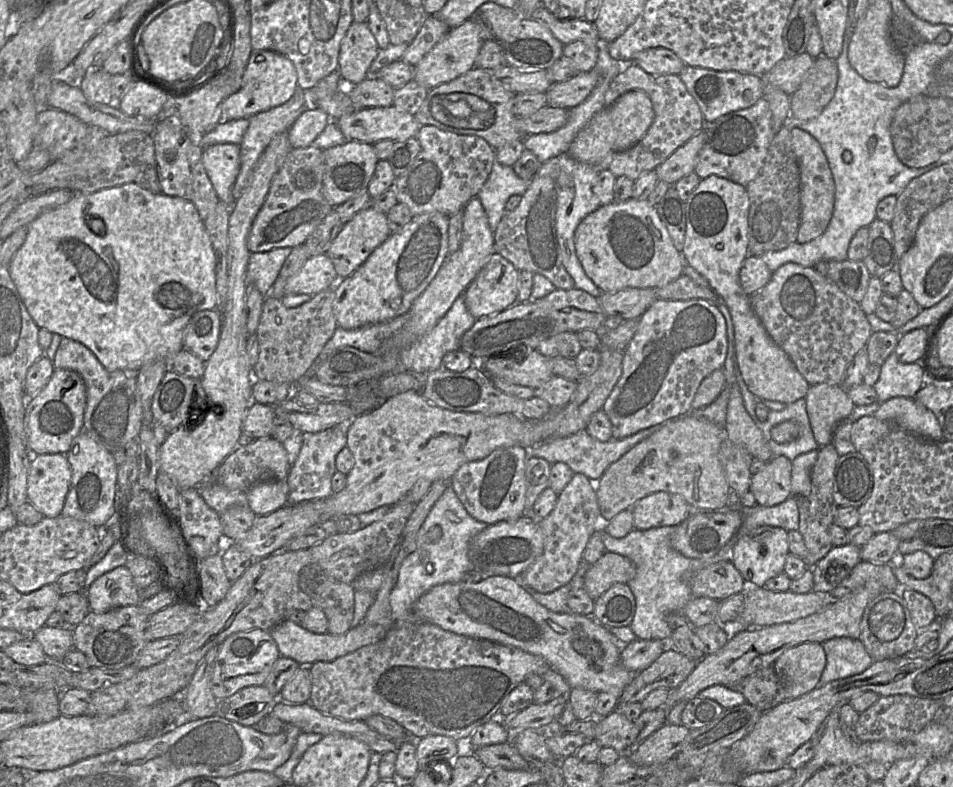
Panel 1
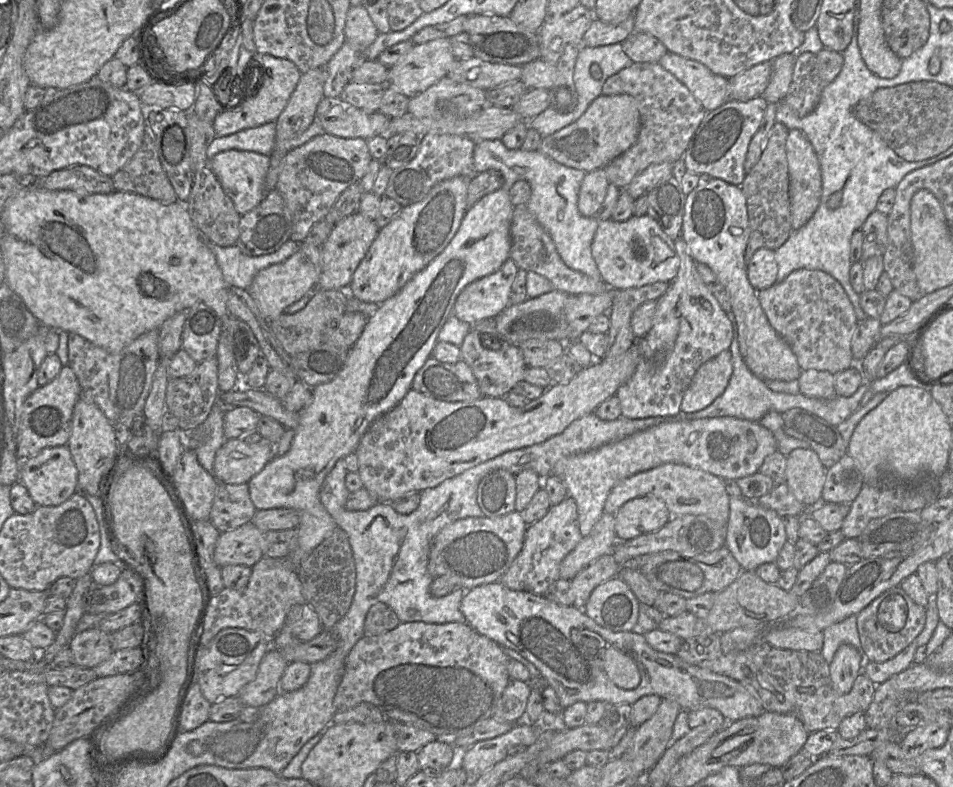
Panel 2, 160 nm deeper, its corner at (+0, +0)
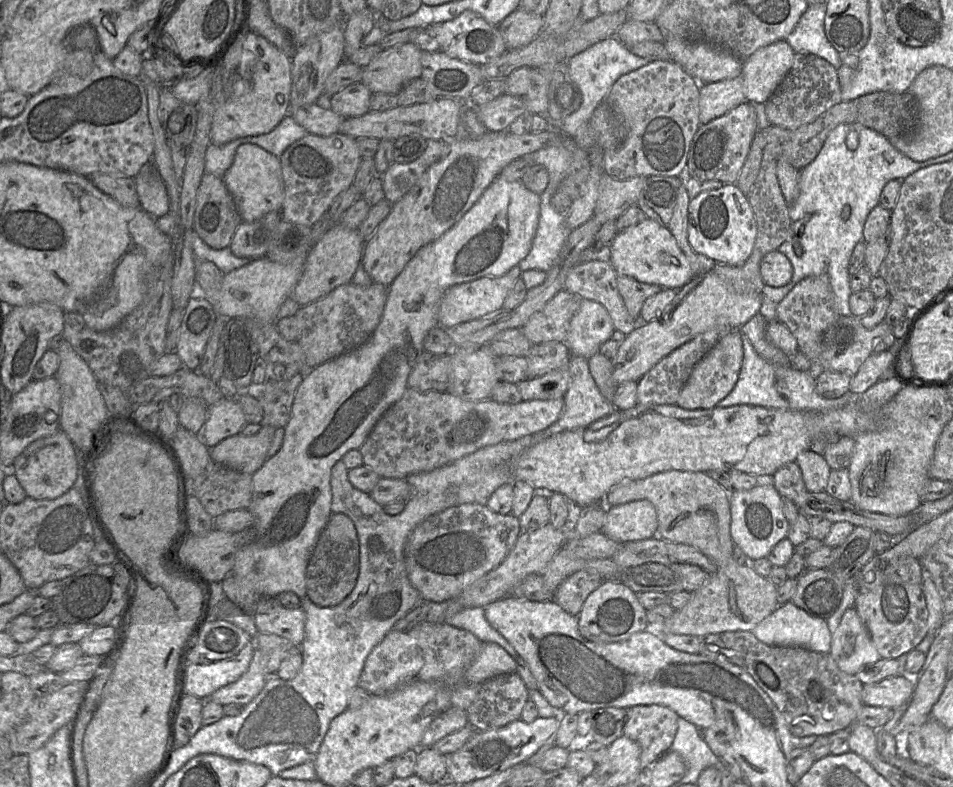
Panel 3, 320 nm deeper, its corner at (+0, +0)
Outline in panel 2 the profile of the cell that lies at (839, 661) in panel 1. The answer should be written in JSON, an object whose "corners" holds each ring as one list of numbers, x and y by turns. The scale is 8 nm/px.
{"corners":[[851,615,824,629,823,646,819,653,828,664,831,663,837,649,843,644,852,645,862,652,856,618,857,615]]}

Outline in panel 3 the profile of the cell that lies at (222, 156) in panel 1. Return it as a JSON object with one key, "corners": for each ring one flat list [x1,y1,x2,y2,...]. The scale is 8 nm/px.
{"corners":[[255,144,240,145,232,166,223,177,244,222,253,222,271,211,281,211,284,197,284,180,280,158]]}

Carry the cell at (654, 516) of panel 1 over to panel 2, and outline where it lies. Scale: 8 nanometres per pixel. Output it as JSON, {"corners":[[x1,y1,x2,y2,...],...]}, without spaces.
{"corners":[[651,495,627,501,613,515,618,541,657,531,672,518,665,503]]}

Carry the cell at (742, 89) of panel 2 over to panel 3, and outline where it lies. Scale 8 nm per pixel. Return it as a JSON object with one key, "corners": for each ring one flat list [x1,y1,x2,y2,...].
{"corners":[[741,74,732,79,700,86,699,121,701,125,725,115,746,102]]}

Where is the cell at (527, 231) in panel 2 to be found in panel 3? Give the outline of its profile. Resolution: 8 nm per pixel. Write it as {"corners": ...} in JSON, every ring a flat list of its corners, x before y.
{"corners":[[580,262,567,273,564,289,581,299,600,303,609,313,614,328,628,335,638,327,639,321,630,316,619,293,617,277,610,262]]}

